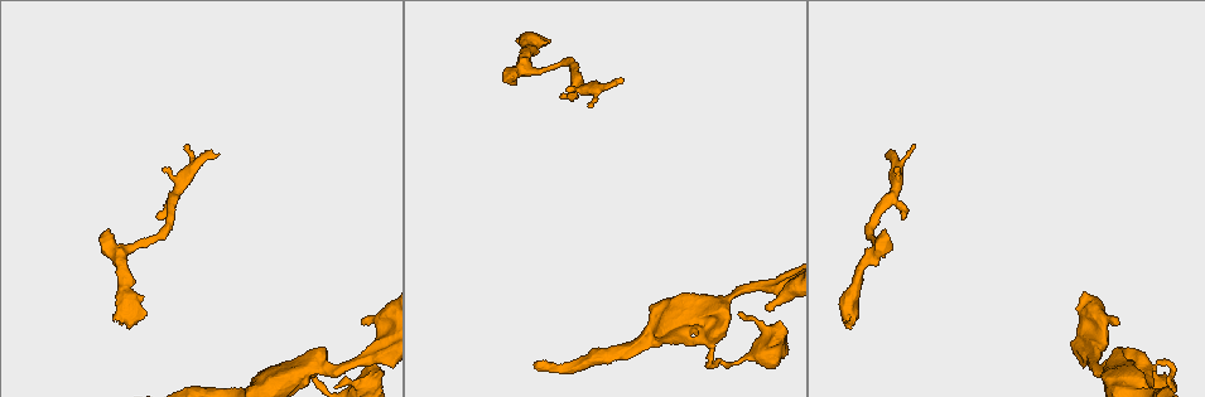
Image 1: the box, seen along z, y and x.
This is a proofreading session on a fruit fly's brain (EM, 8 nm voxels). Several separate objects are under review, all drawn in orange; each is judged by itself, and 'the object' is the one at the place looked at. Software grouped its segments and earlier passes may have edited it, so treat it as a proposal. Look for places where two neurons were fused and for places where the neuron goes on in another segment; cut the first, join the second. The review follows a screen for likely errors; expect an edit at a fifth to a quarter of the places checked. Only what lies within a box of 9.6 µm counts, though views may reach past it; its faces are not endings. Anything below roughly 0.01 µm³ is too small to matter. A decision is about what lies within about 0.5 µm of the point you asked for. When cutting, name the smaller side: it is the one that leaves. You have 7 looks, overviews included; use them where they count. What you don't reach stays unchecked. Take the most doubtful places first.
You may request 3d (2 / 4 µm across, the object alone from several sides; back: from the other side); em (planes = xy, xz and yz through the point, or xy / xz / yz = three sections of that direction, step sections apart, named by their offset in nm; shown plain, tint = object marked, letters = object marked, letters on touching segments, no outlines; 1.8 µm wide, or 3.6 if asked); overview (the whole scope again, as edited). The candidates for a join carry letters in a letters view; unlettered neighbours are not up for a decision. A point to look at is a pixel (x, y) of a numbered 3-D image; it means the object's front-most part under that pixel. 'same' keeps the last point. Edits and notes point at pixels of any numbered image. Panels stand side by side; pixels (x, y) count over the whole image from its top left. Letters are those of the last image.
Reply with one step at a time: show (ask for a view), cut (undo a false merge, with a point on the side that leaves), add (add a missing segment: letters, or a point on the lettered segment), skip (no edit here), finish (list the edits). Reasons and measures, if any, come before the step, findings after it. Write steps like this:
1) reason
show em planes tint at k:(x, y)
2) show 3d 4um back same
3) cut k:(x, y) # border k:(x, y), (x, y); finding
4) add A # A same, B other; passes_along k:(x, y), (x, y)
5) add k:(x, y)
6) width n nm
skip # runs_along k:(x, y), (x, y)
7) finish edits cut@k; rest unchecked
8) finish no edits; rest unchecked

branch stops here
show 3d 4um at 1:(106, 231)

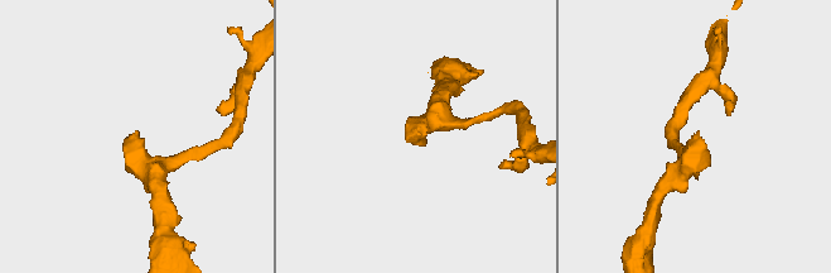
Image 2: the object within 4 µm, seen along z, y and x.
now the EM
show em planes plain at 2:(406, 134)

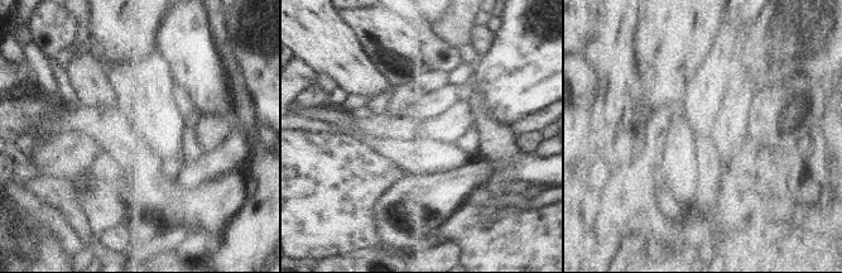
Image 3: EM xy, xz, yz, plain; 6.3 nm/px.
see the neighbours
show em planes letters same

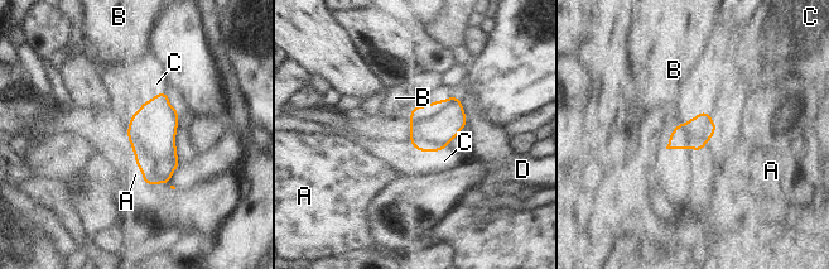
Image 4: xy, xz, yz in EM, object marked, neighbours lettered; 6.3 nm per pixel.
width 190 nm
skip # A other, B other, C other, D other; border 4:(708, 110), (699, 111), (678, 125); none of them fits

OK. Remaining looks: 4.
branch stops here
show em planes letters at 1:(889, 156)

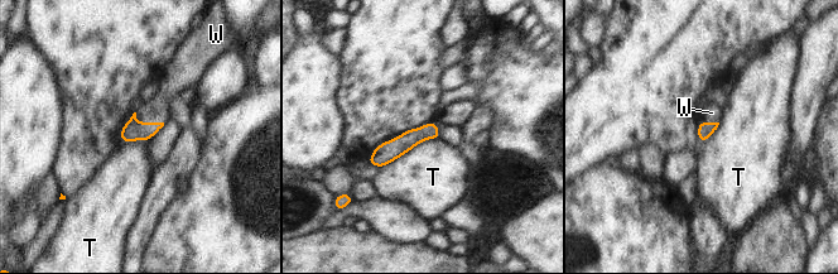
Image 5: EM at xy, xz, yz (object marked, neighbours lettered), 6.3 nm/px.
add 5:(157, 110) # T other, W same; passes_along 5:(133, 130), (147, 123), (157, 110); it goes on there

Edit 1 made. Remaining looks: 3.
show 3d 4um back at 1:(1161, 362)

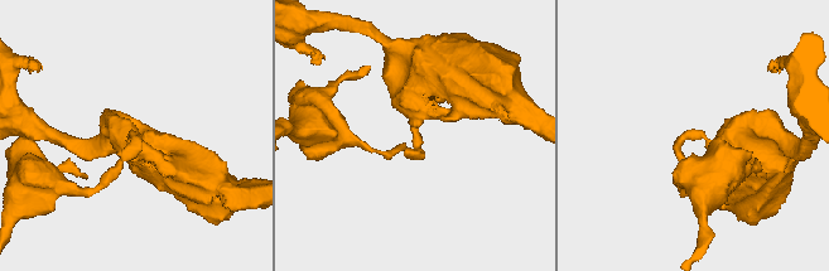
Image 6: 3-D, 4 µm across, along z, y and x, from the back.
shape alone is not enough
show em yz step 16 tint at 6:(416, 133)

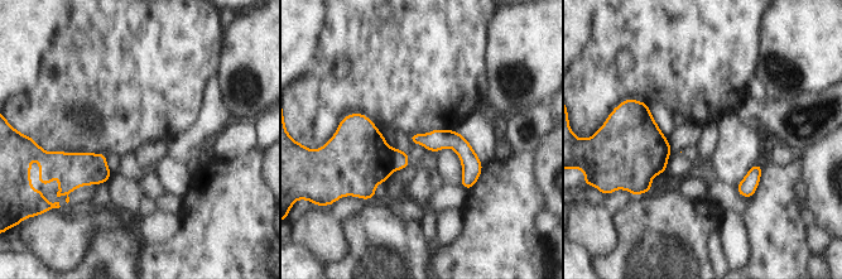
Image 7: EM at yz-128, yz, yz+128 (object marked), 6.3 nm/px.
show em planes letters same

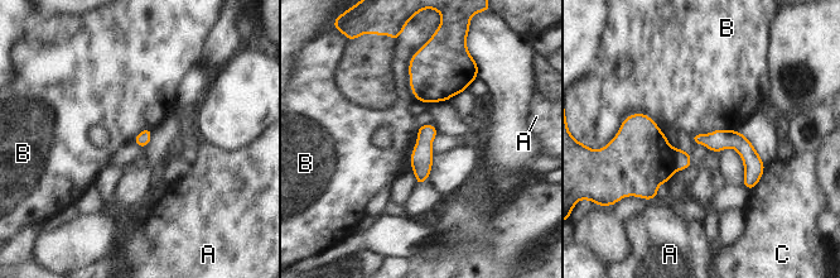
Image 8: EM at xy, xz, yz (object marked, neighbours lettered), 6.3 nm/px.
cut 8:(682, 159) # A other, B other, C other; part_leaving 8:(695, 138), (733, 139), (754, 181); two neurons meet here

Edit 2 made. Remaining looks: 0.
finish edits add@5, cut@8; rest unchecked

